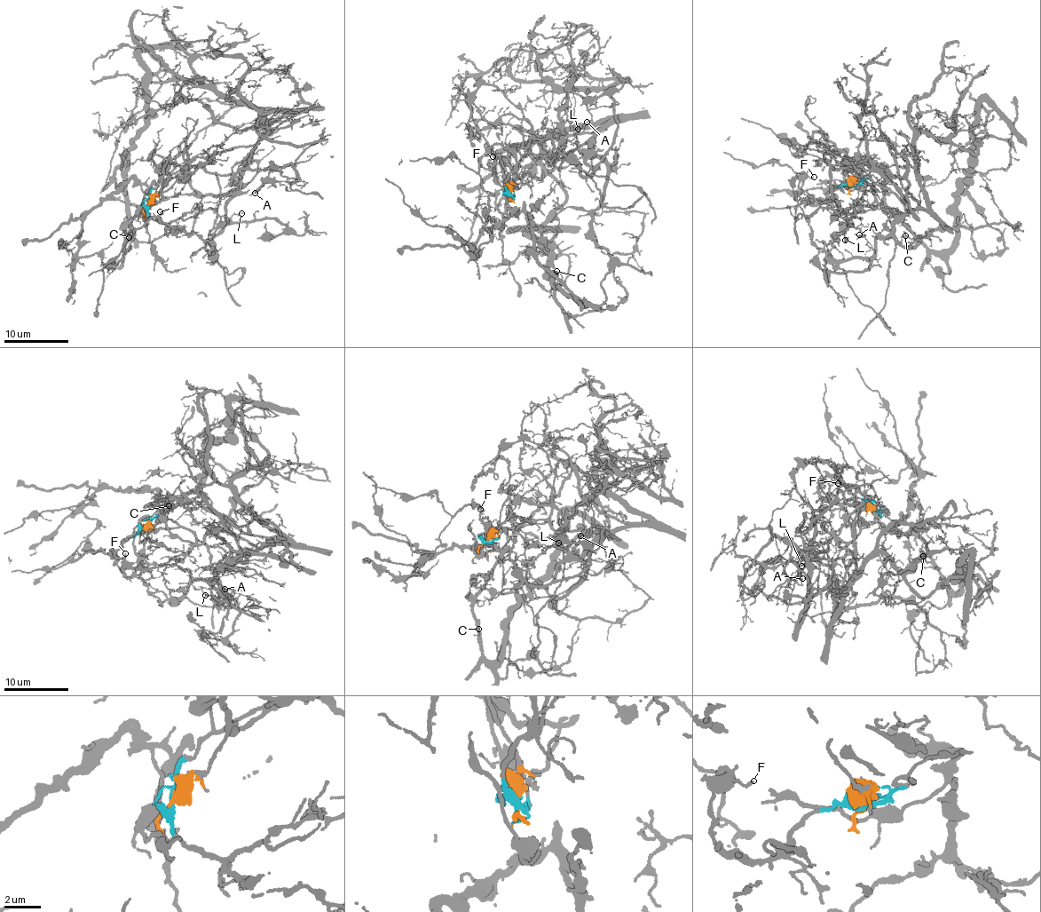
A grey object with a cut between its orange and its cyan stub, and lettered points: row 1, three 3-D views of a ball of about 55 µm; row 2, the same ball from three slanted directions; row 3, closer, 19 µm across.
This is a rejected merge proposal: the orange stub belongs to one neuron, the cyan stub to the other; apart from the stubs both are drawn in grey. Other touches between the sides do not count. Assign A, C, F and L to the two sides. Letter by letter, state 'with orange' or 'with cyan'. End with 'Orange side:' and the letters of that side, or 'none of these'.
A: with cyan
C: with orange
F: with cyan
L: with cyan
Orange side: C

